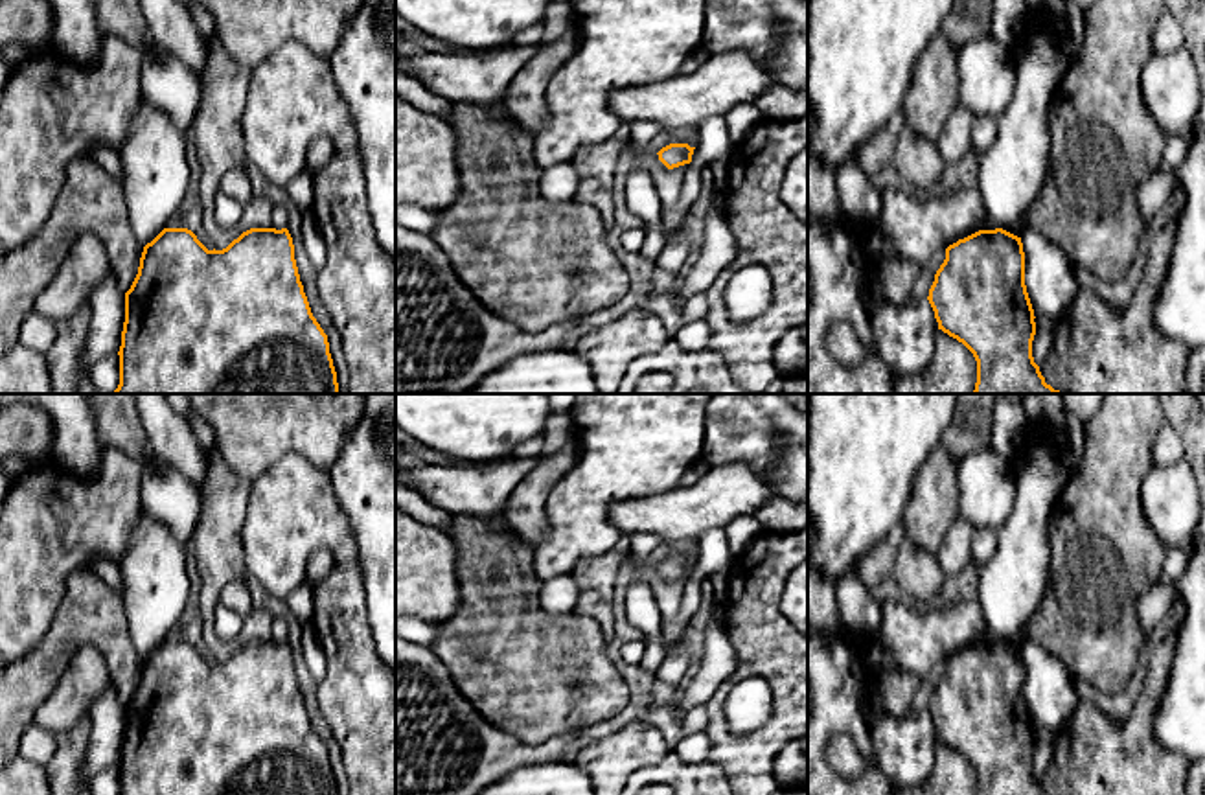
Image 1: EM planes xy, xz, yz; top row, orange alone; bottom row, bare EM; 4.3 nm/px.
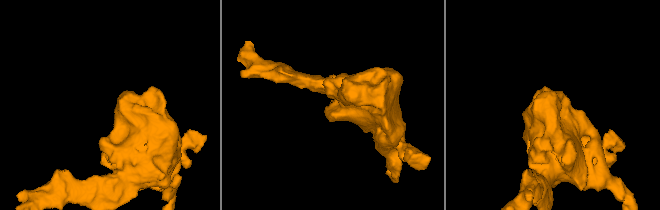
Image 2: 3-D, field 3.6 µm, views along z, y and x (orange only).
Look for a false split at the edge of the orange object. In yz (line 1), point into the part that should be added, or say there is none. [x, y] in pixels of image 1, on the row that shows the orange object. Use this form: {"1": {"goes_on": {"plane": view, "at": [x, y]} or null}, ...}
{"1": {"goes_on": null}}

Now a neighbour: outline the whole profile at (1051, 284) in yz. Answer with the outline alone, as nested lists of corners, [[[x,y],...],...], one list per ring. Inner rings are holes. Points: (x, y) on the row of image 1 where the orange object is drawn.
[[[1027,228],[1021,234],[1025,252],[1025,285],[1034,317],[1060,318],[1080,293],[1074,269],[1062,248]]]

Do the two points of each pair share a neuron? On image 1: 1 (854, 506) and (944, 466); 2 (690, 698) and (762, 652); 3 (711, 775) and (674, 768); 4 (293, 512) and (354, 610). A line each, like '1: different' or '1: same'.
1: different
2: different
3: same
4: same

